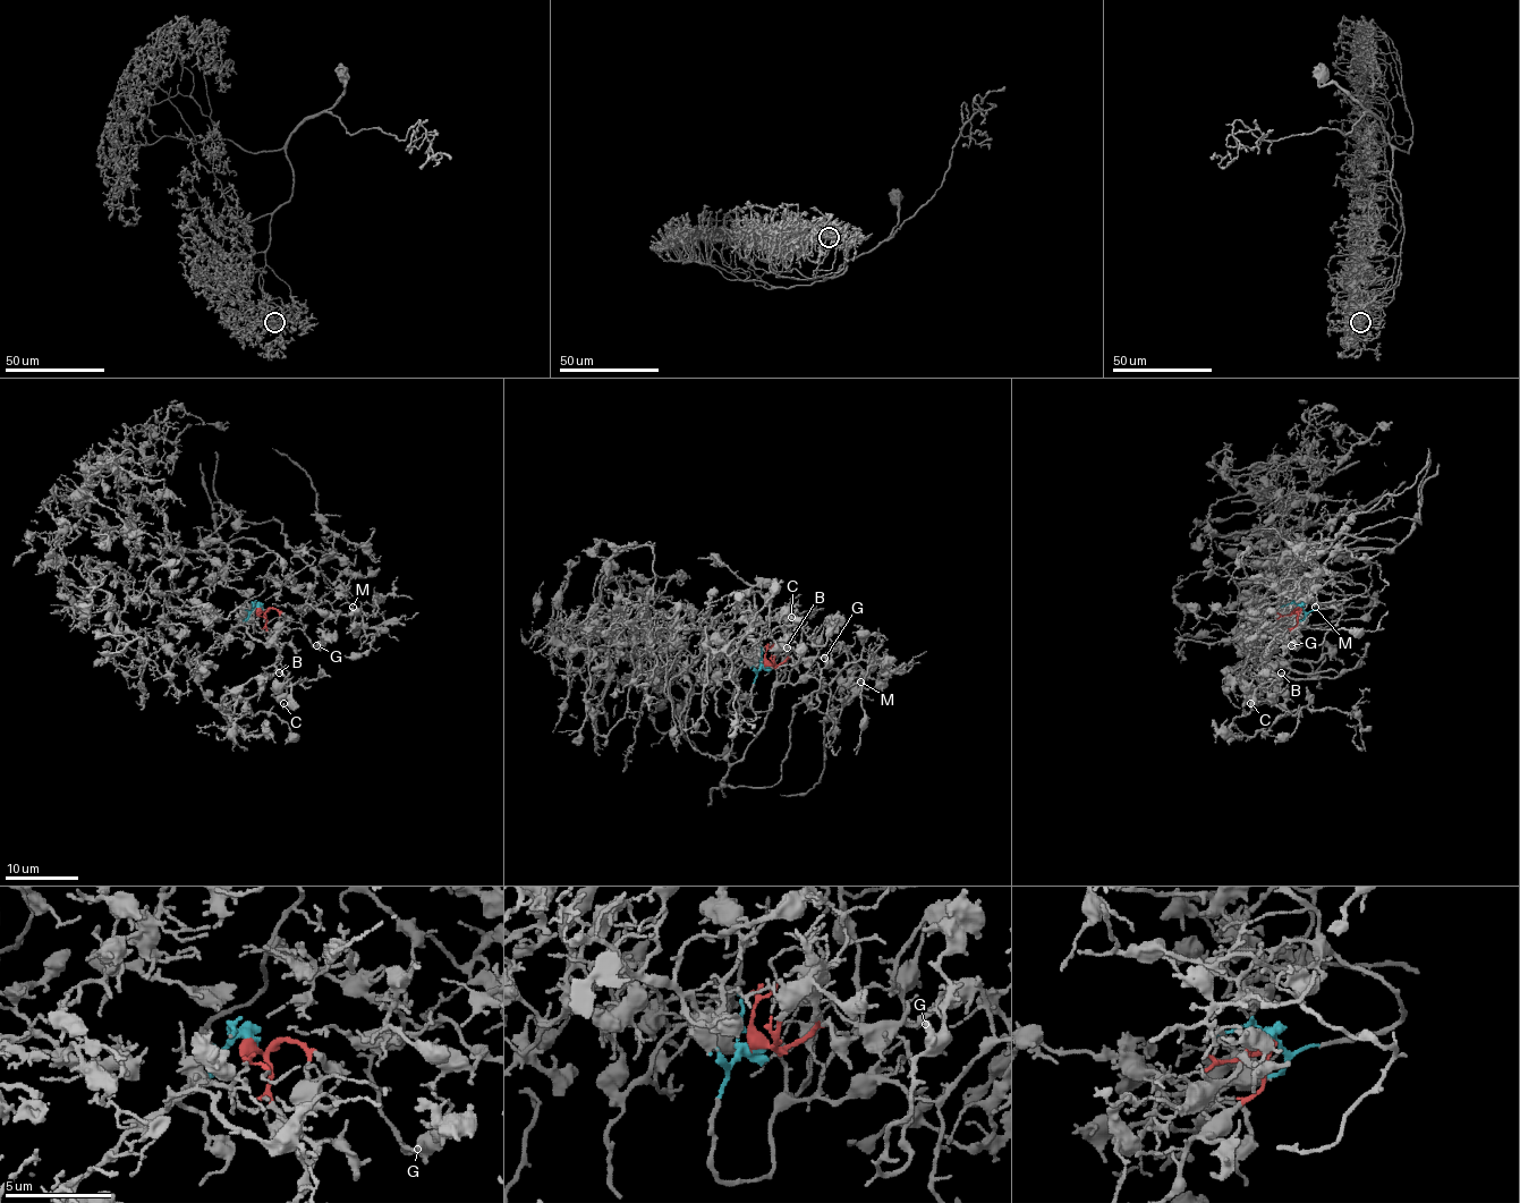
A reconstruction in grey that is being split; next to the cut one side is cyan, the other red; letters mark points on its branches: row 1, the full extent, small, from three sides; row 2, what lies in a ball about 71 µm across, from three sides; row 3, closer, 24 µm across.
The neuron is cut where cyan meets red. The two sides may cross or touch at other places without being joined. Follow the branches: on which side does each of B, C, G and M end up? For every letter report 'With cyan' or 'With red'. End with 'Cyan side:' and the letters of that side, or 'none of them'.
B: With red
C: With red
G: With cyan
M: With cyan
Cyan side: G, M

